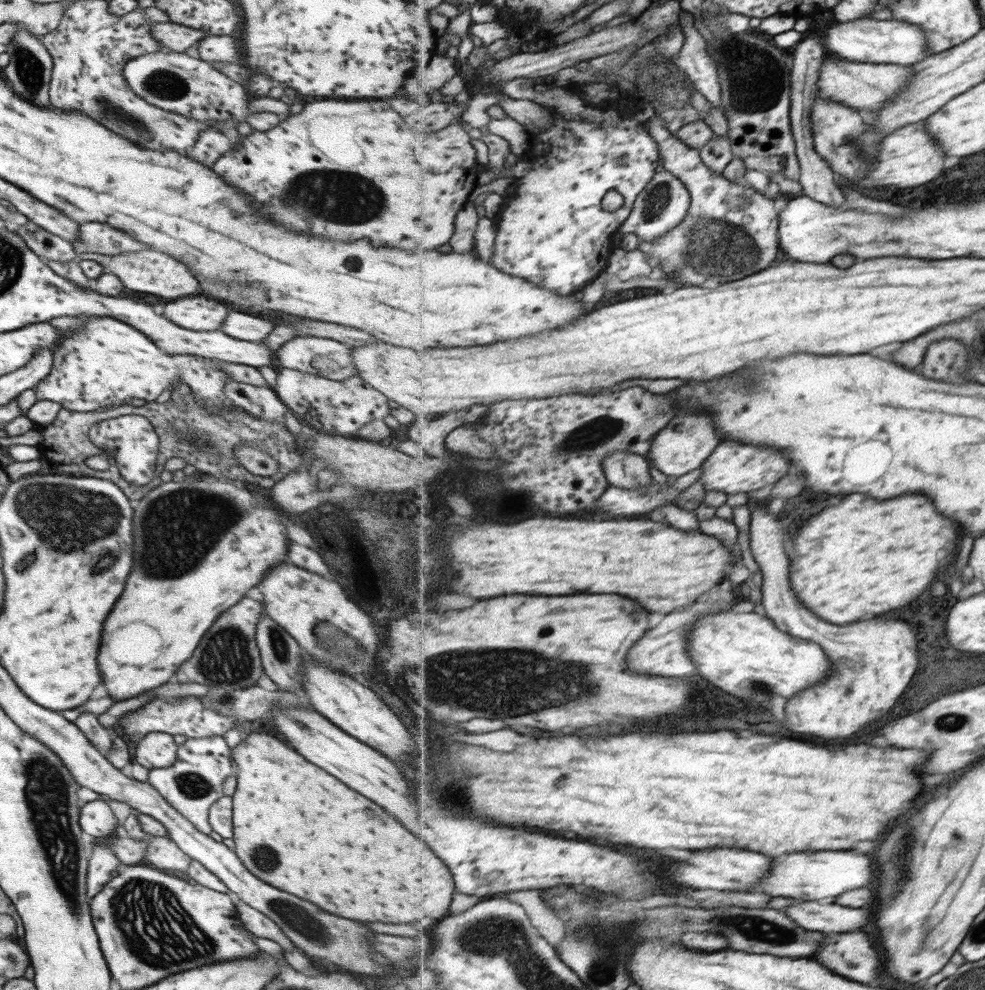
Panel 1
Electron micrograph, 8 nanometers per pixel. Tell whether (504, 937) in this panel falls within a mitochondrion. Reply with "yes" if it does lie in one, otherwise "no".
yes

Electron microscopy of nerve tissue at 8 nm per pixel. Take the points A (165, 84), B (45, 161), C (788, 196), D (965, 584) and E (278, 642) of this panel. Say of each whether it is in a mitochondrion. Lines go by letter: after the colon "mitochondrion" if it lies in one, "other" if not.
A: mitochondrion
B: other
C: other
D: other
E: mitochondrion

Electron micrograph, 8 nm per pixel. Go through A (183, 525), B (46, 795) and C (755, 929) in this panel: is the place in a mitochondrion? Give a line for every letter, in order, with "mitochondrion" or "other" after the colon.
A: mitochondrion
B: mitochondrion
C: mitochondrion

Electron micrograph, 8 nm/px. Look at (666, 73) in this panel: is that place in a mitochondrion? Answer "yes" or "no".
no

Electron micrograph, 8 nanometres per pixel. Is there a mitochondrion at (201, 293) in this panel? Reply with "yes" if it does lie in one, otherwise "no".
no

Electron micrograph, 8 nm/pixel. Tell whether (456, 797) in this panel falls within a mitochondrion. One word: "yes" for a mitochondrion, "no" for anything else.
no

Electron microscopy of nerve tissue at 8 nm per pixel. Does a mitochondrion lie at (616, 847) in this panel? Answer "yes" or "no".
no

